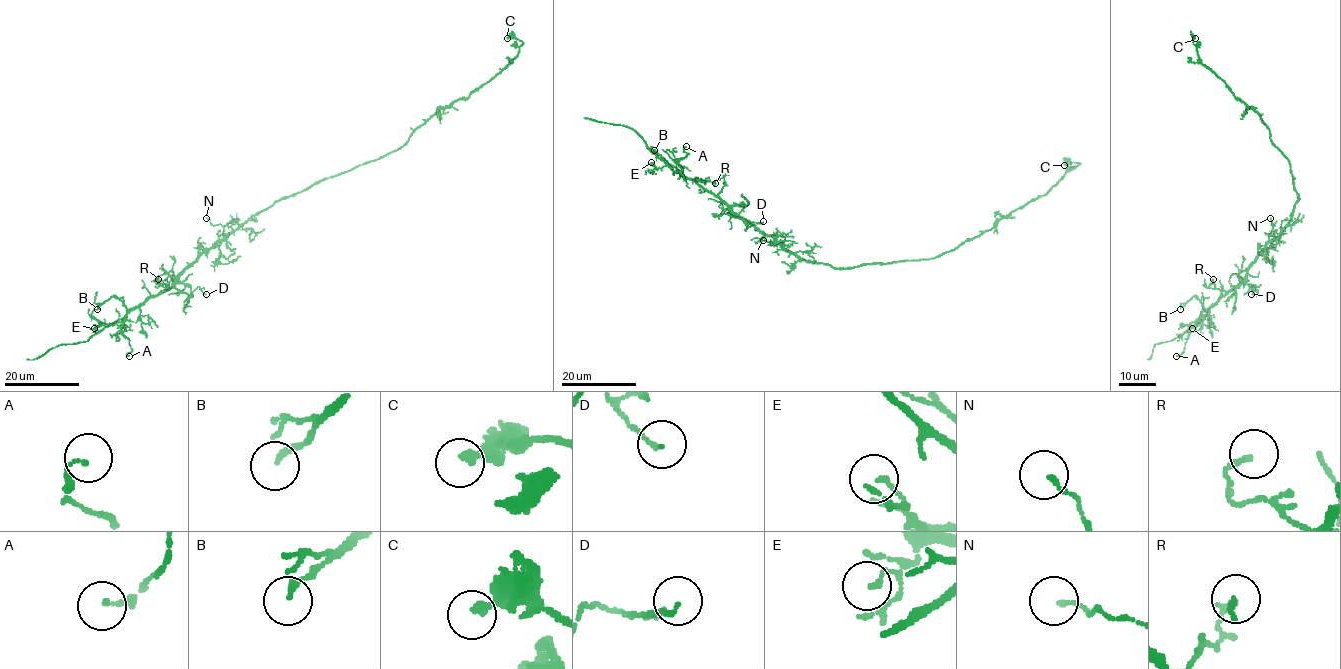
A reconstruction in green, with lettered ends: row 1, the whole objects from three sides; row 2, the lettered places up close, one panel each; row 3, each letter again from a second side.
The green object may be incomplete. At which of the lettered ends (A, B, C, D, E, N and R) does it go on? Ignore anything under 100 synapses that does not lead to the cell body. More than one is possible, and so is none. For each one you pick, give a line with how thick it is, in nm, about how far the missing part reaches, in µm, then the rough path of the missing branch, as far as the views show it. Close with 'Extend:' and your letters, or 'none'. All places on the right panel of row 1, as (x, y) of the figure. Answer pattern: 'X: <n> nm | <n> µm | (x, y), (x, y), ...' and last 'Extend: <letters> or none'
Extend: none

